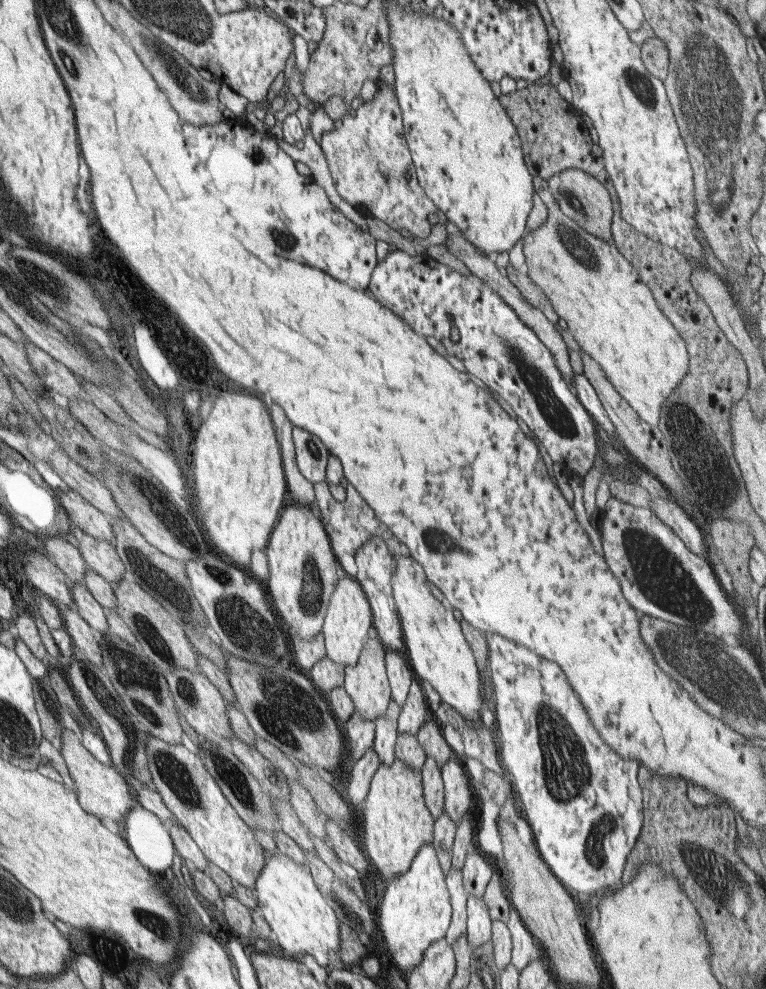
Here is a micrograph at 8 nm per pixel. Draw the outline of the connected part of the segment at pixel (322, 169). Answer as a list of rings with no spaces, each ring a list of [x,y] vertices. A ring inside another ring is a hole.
[[[310,127],[305,131],[303,138],[304,148],[298,149],[293,144],[286,142],[283,139],[276,139],[280,148],[294,160],[294,162],[304,162],[311,170],[313,179],[325,190],[330,202],[342,211],[342,214],[348,220],[355,222],[359,227],[365,231],[369,230],[368,219],[358,214],[357,208],[346,202],[336,190],[335,182],[331,177],[331,172],[328,162],[324,157],[323,151],[319,146],[319,141],[312,135]]]

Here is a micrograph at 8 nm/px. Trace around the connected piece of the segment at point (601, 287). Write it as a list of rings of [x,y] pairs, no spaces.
[[[544,188],[536,192],[548,207],[548,220],[524,237],[524,256],[530,278],[544,291],[553,309],[567,322],[579,346],[596,361],[622,398],[639,417],[658,427],[665,400],[679,387],[689,371],[686,341],[673,322],[660,312],[652,291],[640,278],[633,264],[610,242],[591,235],[560,211],[552,194]]]

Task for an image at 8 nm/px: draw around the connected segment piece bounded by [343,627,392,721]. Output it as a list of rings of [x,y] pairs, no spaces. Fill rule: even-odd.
[[[372,627],[370,636],[364,644],[364,649],[360,653],[360,658],[355,665],[345,668],[345,681],[343,687],[354,701],[355,710],[358,711],[365,719],[375,720],[389,707],[391,701],[391,686],[387,677],[385,667],[386,648],[379,640],[377,632]]]

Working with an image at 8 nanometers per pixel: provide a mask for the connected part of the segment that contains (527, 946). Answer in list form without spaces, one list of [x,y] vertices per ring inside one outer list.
[[[514,906],[510,909],[506,923],[512,935],[511,963],[517,966],[516,970],[521,973],[524,967],[540,954],[540,948],[535,936],[528,930]]]

